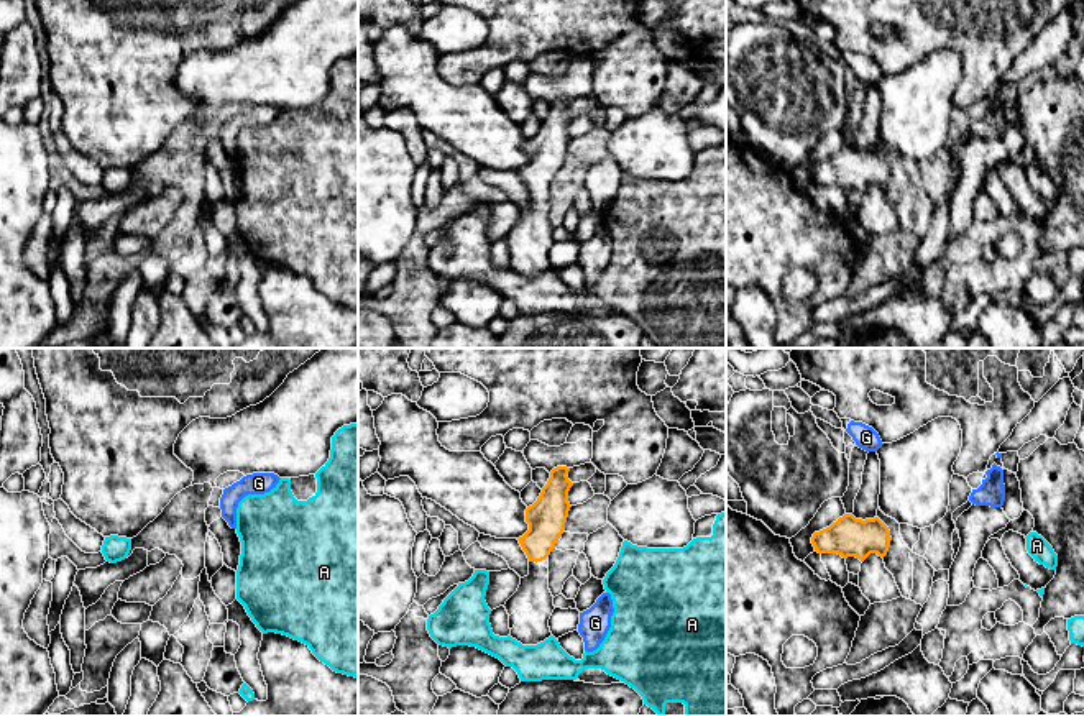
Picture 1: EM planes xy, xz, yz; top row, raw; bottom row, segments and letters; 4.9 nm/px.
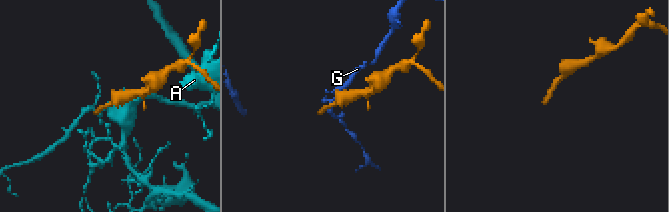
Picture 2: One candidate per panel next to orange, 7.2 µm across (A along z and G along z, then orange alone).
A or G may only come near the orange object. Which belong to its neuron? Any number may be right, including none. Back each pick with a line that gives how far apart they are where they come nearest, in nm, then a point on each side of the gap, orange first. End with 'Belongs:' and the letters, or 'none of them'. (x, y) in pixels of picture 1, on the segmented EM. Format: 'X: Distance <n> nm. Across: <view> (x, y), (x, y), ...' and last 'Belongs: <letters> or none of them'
Belongs: none of them

